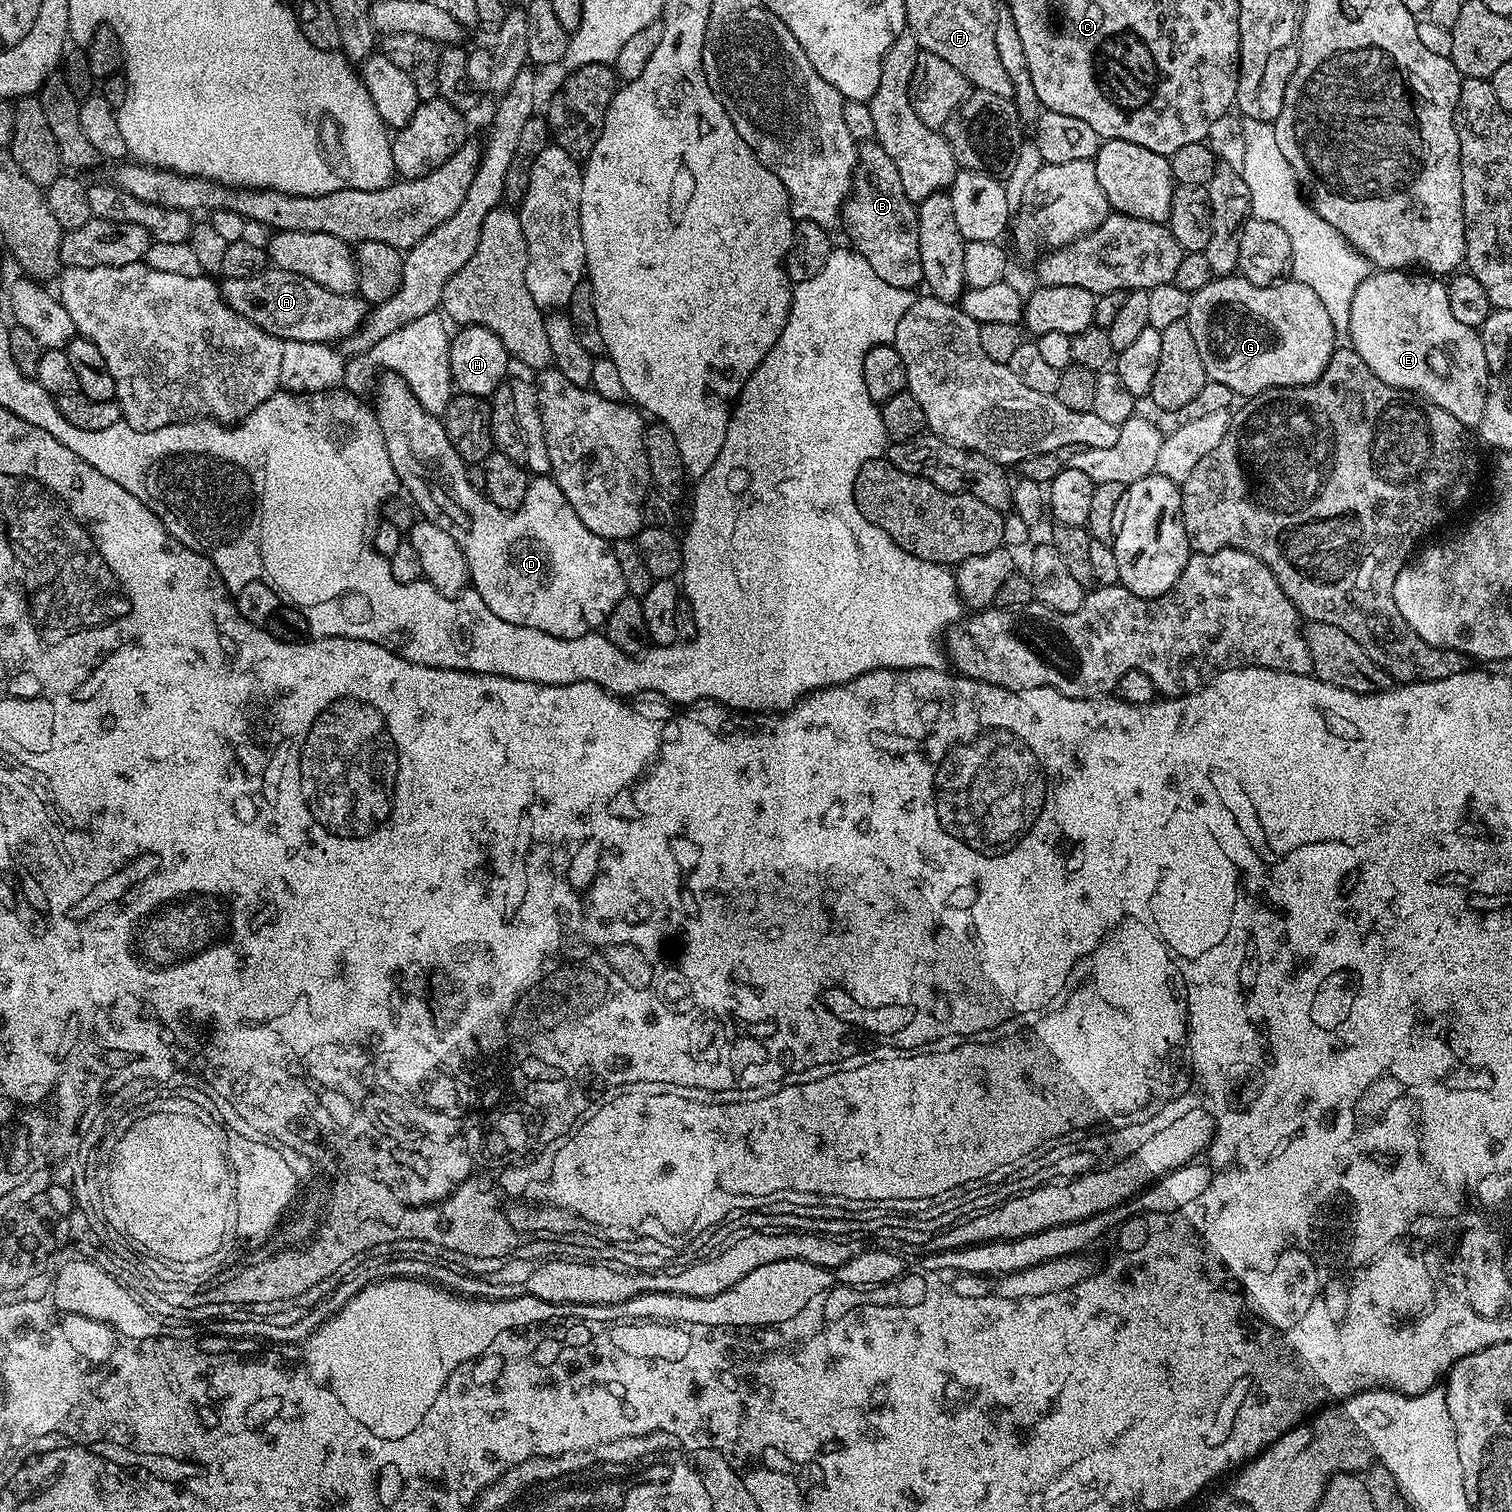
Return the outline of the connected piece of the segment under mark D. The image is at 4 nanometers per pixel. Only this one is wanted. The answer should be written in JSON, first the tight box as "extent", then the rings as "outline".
{"extent":[375,371,626,638],"outline":[[[385,371],[375,381],[375,392],[376,421],[378,426],[382,426],[382,438],[386,442],[386,450],[390,454],[390,466],[394,466],[394,474],[399,487],[407,493],[423,519],[434,522],[434,526],[439,526],[441,530],[446,530],[446,534],[450,534],[450,538],[454,538],[454,542],[458,542],[458,546],[462,546],[464,557],[468,563],[471,587],[482,598],[482,602],[486,602],[486,606],[490,606],[490,610],[494,610],[494,614],[498,614],[498,618],[502,618],[506,622],[514,622],[514,626],[530,626],[534,630],[542,630],[546,634],[558,638],[578,638],[603,629],[610,618],[610,610],[614,610],[614,606],[618,606],[618,602],[626,594],[622,566],[618,566],[618,558],[614,554],[612,544],[603,540],[598,534],[594,534],[594,530],[589,530],[582,522],[582,518],[578,518],[578,514],[574,514],[574,506],[570,506],[570,502],[566,502],[566,494],[562,494],[562,490],[556,485],[556,481],[552,479],[551,475],[532,476],[526,490],[526,502],[522,502],[522,506],[518,506],[518,510],[503,512],[501,508],[494,506],[494,502],[490,502],[483,492],[474,490],[474,486],[470,486],[469,479],[466,478],[464,459],[460,457],[458,450],[454,450],[444,429],[443,419],[439,415],[432,415],[420,405],[418,398],[411,392],[406,381],[393,372]]]}

